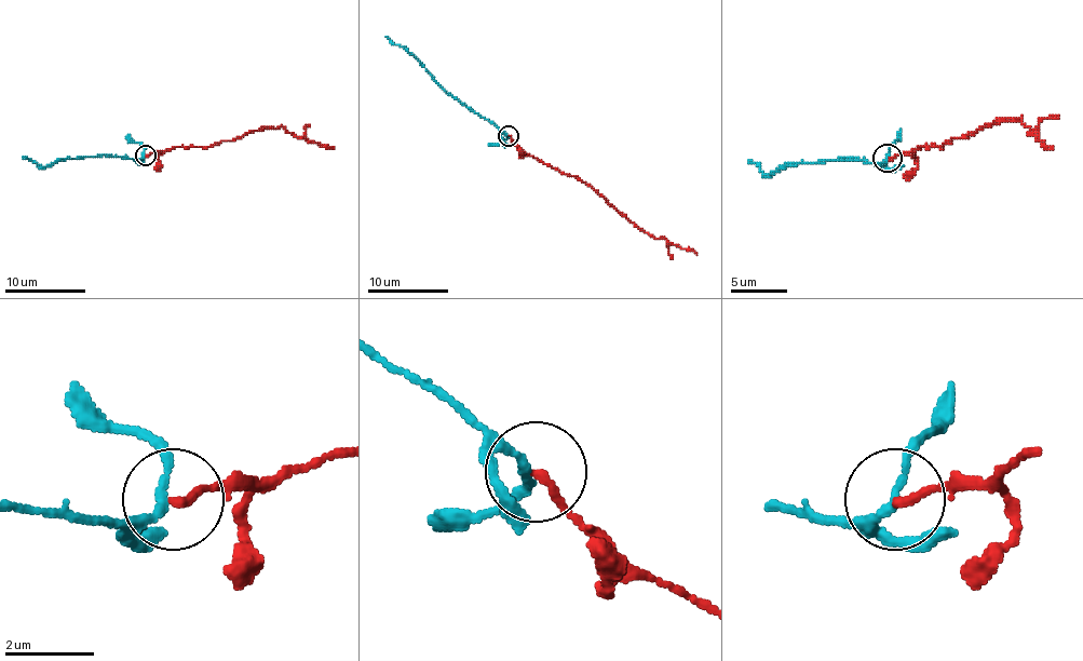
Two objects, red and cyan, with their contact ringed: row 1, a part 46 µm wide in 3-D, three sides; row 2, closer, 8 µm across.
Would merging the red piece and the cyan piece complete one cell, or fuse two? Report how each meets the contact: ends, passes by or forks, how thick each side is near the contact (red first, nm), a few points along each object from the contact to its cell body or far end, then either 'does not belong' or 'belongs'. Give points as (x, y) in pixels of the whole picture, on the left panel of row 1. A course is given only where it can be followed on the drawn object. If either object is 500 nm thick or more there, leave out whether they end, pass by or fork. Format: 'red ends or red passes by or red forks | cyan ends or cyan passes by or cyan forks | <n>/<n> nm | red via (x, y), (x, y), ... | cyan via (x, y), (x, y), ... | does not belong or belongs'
red ends | cyan passes by | 190/170 nm | red via (146, 154), (162, 152), (172, 147), (213, 147), (222, 140), (234, 140), (248, 132), (278, 126), (334, 148) | cyan via (144, 154), (130, 159), (99, 154), (57, 159), (41, 166), (23, 157) | belongs

